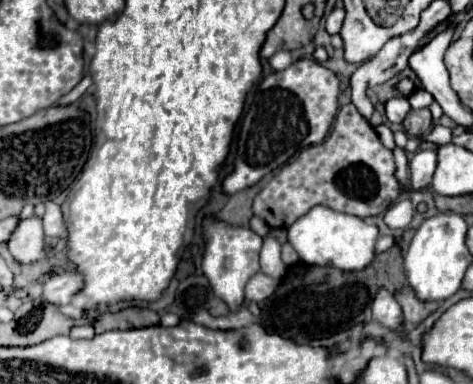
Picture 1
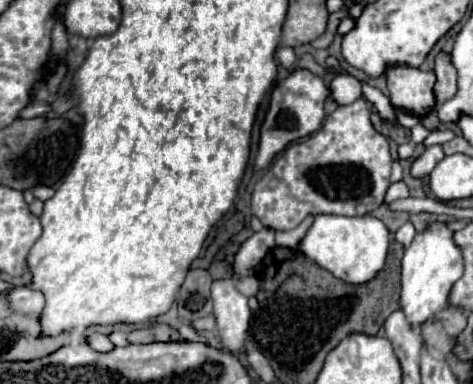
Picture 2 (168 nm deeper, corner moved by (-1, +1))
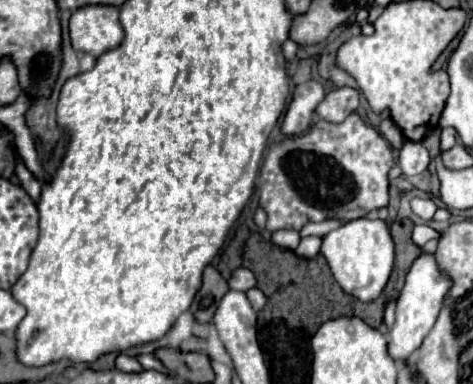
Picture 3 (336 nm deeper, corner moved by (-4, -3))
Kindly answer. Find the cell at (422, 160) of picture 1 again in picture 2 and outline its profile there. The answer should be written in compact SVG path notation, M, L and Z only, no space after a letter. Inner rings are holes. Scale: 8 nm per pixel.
M434 144L434 146L428 146L420 156L412 158L412 168L410 168L410 174L418 180L426 178L430 174L430 170L434 170L434 166L444 158L444 150L440 144Z

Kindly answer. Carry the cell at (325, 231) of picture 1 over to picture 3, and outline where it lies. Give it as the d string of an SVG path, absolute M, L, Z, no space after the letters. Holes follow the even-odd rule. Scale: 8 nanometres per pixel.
M357 218L323 236L321 254L325 256L331 272L335 274L335 280L347 294L359 298L361 302L371 302L379 298L389 280L395 260L395 246L385 222Z

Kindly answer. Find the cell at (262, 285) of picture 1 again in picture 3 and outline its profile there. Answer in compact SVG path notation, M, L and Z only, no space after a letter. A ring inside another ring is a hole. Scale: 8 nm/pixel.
M237 268L237 270L231 274L231 278L229 278L229 288L231 288L231 290L241 290L241 292L245 292L245 290L253 288L255 284L257 284L257 280L255 280L253 272L247 270L247 268Z

